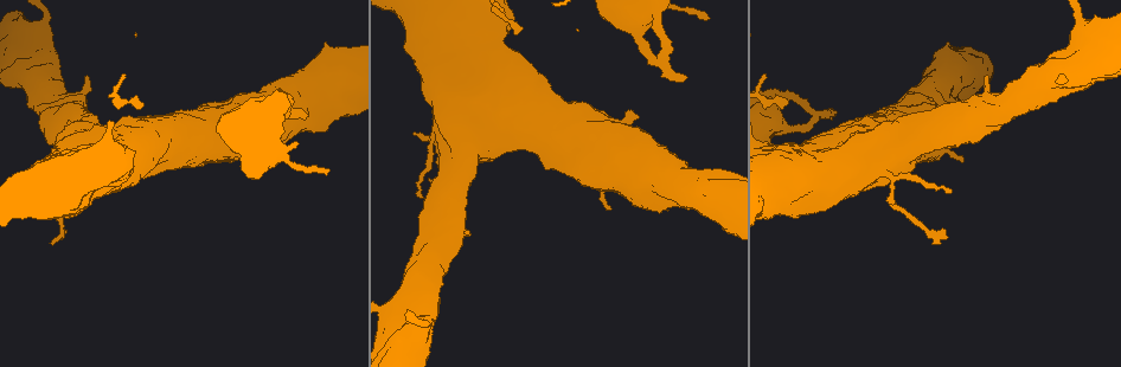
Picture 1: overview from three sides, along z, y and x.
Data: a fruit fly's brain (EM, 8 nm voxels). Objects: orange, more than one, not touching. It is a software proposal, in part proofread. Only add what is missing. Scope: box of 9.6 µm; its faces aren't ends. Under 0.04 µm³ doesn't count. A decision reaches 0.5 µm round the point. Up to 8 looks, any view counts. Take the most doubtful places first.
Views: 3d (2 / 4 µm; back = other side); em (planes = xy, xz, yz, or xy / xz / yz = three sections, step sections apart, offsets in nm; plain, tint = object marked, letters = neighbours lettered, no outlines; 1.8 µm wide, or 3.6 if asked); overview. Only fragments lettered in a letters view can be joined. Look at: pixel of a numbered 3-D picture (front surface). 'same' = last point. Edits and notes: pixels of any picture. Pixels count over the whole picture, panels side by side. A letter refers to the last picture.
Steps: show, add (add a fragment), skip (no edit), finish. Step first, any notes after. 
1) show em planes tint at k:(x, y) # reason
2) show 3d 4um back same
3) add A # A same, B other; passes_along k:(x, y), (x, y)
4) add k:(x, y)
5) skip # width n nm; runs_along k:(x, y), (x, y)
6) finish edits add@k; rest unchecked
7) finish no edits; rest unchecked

show em planes letters at 1:(832, 116) # an open end

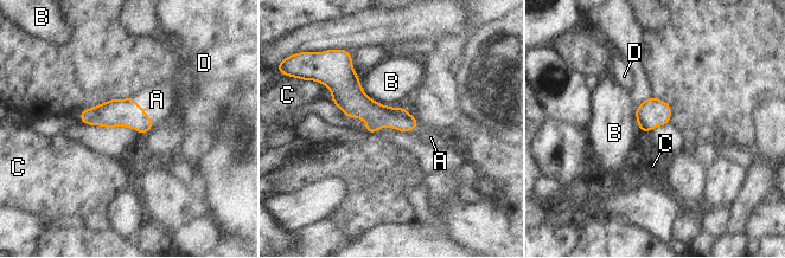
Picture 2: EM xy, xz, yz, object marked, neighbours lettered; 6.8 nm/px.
add A # width 170 nm; A same, B other, C other, D other; passes_along 2:(127, 113), (145, 113), (157, 100); it goes on there

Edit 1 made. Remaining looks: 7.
show 3d 2um back at 1:(706, 19) # free end

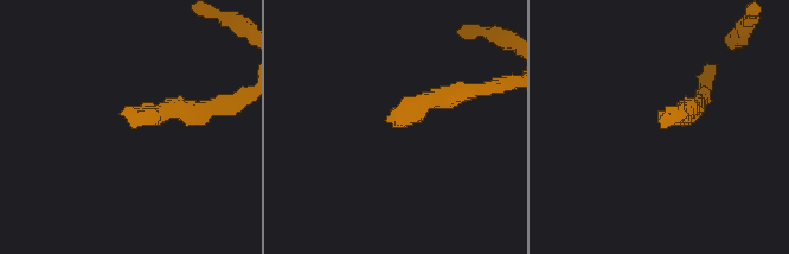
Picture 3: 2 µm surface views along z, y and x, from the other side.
show em planes letters at 3:(391, 121) # need the tissue

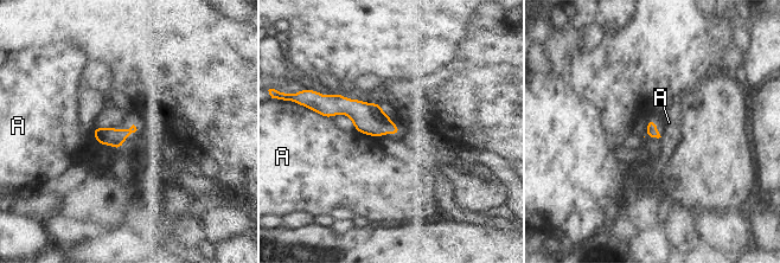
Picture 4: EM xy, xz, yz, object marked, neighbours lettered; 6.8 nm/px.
skip # A other; border 4:(356, 129), (378, 139); no lettered fragment goes on from it

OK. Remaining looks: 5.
show 3d 4um at 1:(950, 193) # thin end

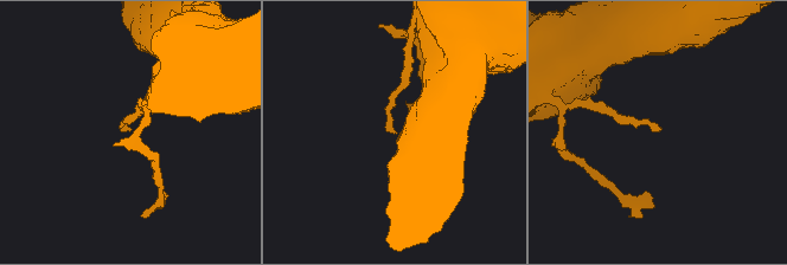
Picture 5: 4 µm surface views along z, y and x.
show em xz step 4 letters at 5:(661, 129)

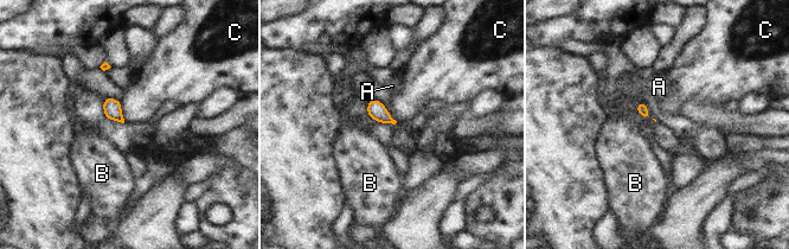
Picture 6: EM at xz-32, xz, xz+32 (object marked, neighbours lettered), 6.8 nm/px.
skip # A other, B other, C other; border 6:(120, 101), (124, 121); no lettered fragment goes on from it

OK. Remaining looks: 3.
finish edits add@2; rest unchecked

